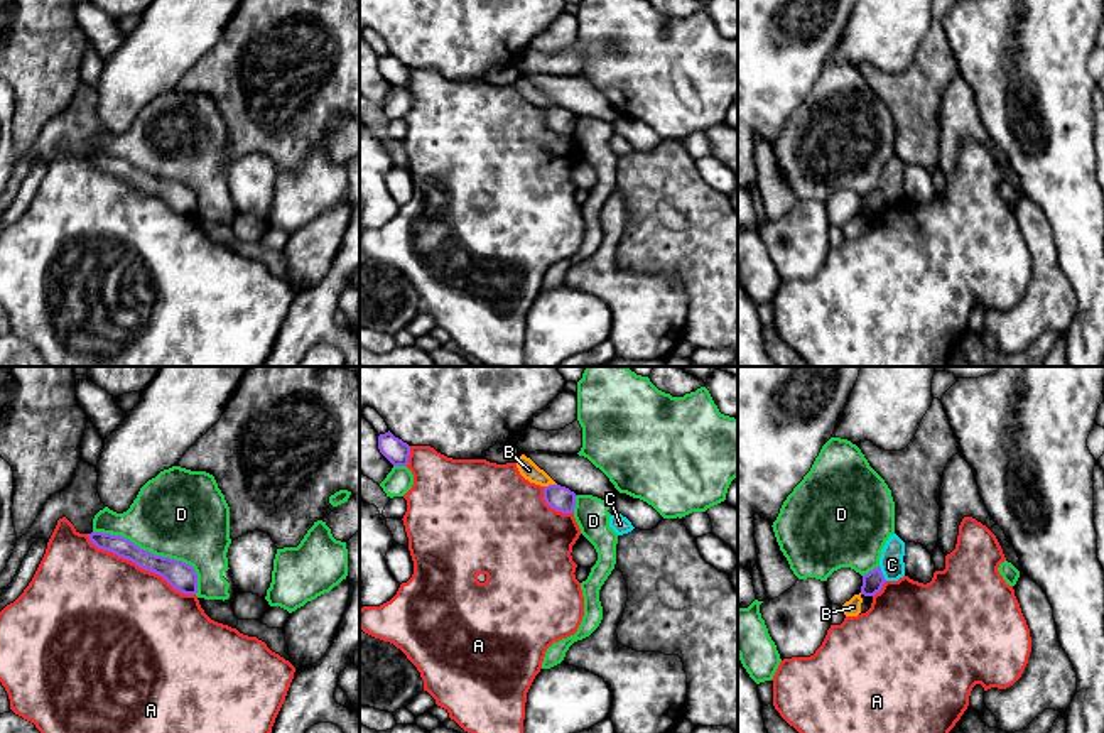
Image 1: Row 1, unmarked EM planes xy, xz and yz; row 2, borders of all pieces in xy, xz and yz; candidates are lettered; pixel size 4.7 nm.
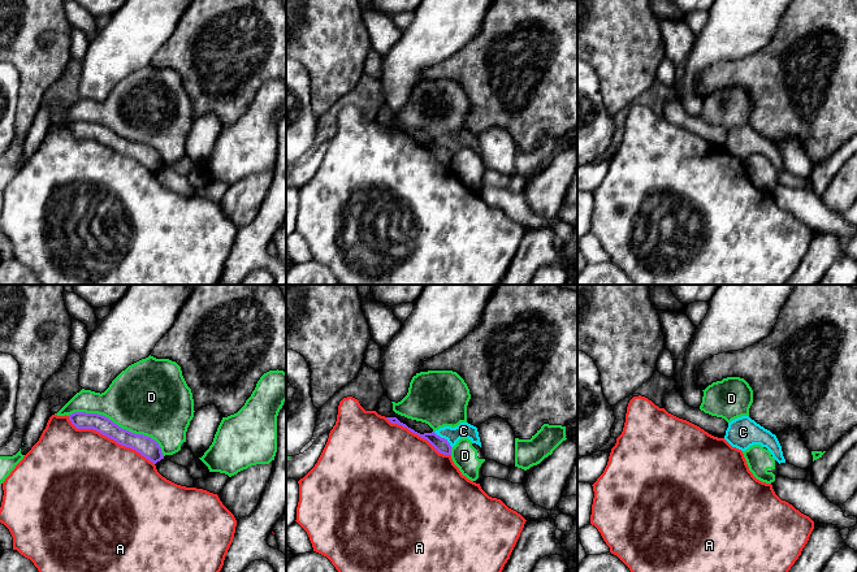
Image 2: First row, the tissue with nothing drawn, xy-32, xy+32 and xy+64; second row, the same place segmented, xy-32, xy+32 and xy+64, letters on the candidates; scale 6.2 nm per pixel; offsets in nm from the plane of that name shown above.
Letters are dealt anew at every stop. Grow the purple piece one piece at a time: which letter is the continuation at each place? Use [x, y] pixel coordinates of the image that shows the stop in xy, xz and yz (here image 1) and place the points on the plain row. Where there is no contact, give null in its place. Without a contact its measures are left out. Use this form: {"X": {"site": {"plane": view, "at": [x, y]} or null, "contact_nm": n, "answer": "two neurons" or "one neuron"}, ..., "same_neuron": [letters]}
{"A": {"site": {"plane": "xy", "at": [140, 188]}, "contact_nm": 600, "answer": "two neurons"}, "B": {"site": {"plane": "xz", "at": [549, 107]}, "contact_nm": 70, "answer": "two neurons"}, "C": {"site": {"plane": "yz", "at": [882, 195]}, "contact_nm": 80, "answer": "two neurons"}, "D": {"site": {"plane": "xy", "at": [154, 176]}, "contact_nm": 600, "answer": "two neurons"}, "same_neuron": []}

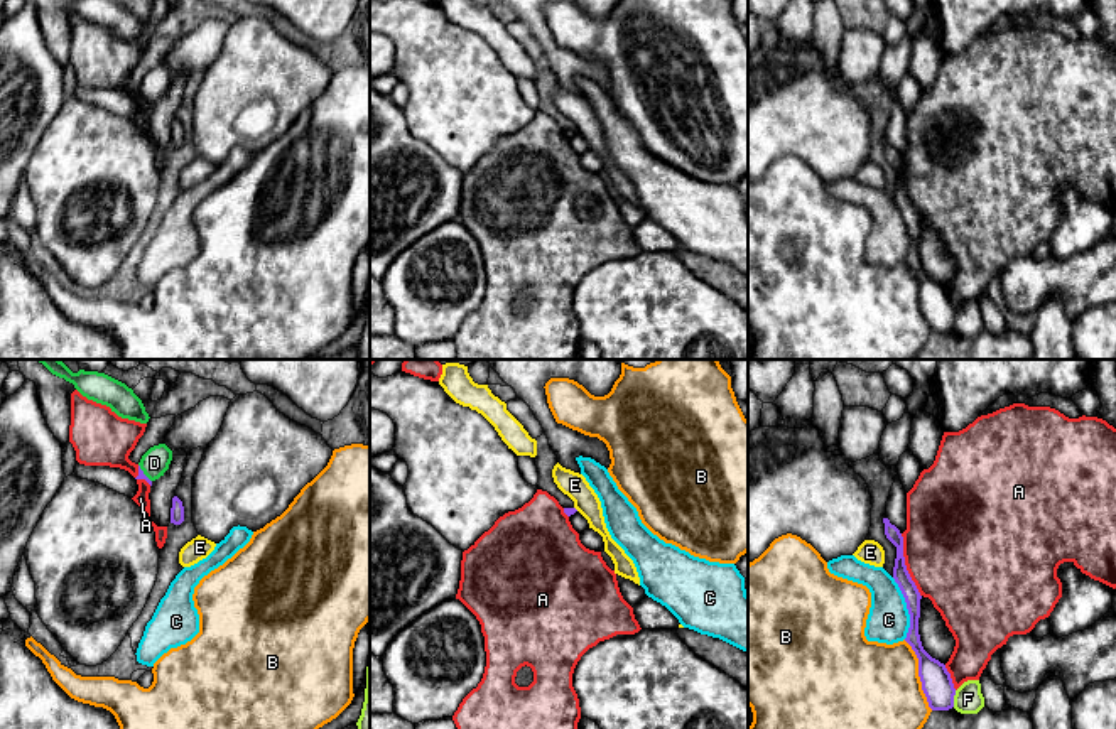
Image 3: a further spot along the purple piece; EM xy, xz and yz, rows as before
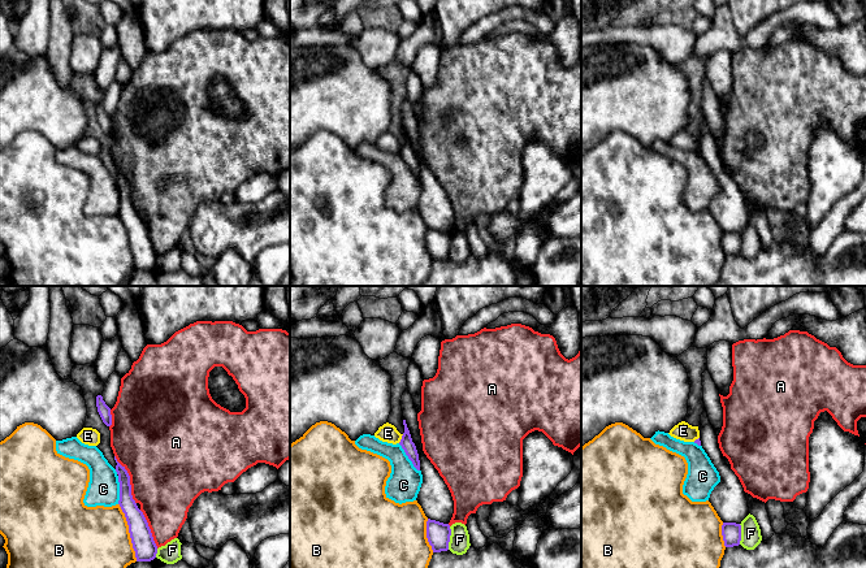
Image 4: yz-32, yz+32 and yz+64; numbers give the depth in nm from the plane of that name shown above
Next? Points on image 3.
{"A": {"site": {"plane": "yz", "at": [905, 188]}, "contact_nm": 320, "answer": "two neurons"}, "B": {"site": {"plane": "yz", "at": [919, 297]}, "contact_nm": 360, "answer": "two neurons"}, "C": {"site": {"plane": "yz", "at": [907, 230]}, "contact_nm": 300, "answer": "two neurons"}, "D": {"site": {"plane": "xy", "at": [142, 95]}, "contact_nm": 110, "answer": "two neurons"}, "E": {"site": null, "answer": "two neurons"}, "F": {"site": {"plane": "yz", "at": [953, 321]}, "contact_nm": 80, "answer": "two neurons"}, "same_neuron": []}

